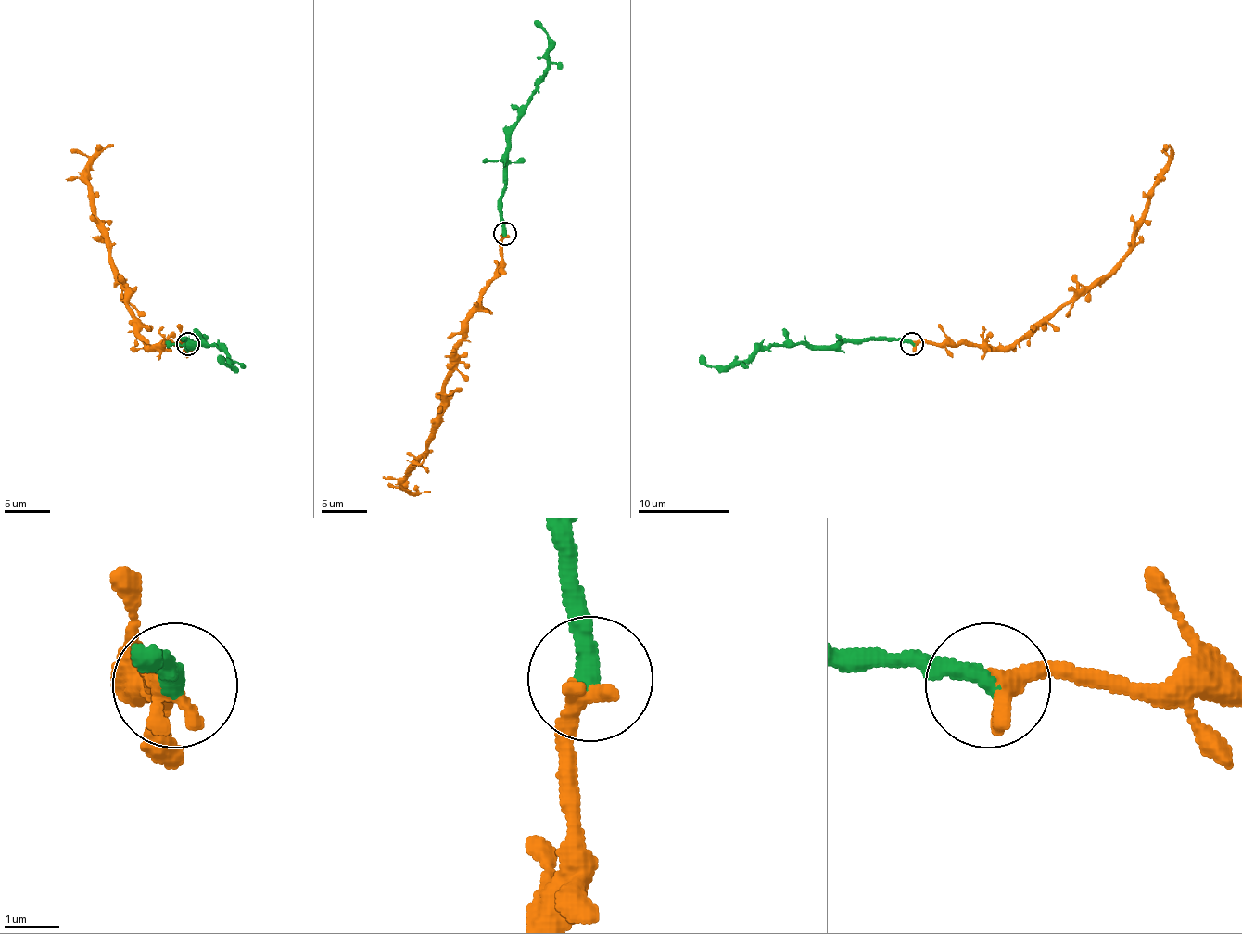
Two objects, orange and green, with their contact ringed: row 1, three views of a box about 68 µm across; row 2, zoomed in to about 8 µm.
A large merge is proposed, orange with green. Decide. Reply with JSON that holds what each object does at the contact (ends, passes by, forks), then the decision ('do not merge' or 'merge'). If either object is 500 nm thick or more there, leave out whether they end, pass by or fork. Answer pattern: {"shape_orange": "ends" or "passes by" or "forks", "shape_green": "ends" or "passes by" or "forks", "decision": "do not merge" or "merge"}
{"shape_orange": "ends", "shape_green": "ends", "decision": "merge"}

